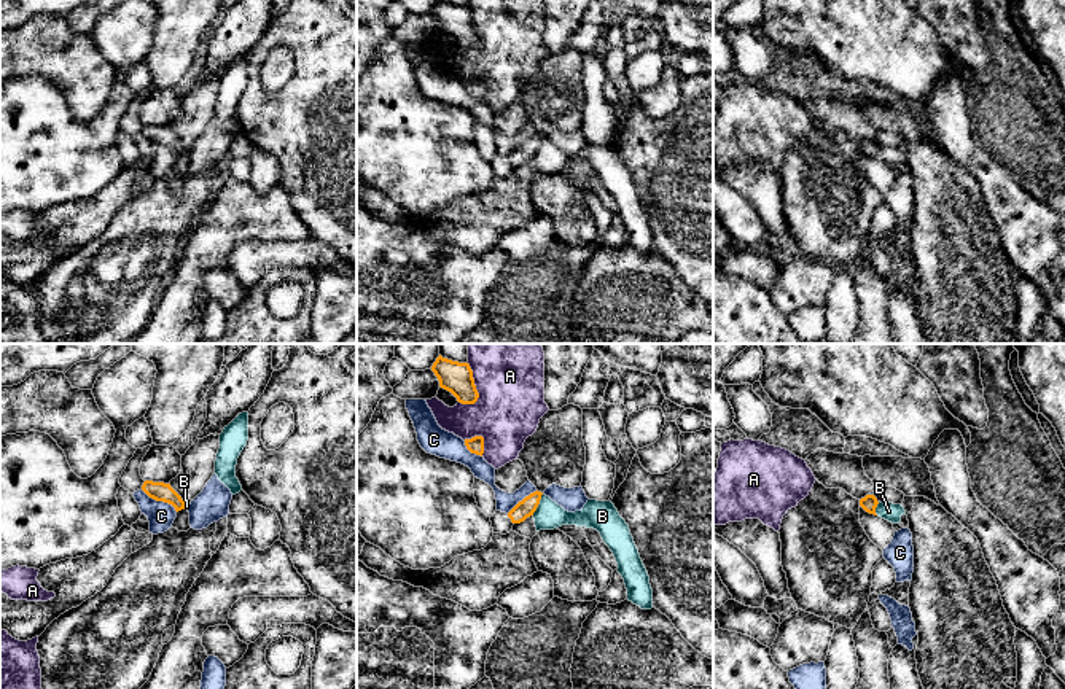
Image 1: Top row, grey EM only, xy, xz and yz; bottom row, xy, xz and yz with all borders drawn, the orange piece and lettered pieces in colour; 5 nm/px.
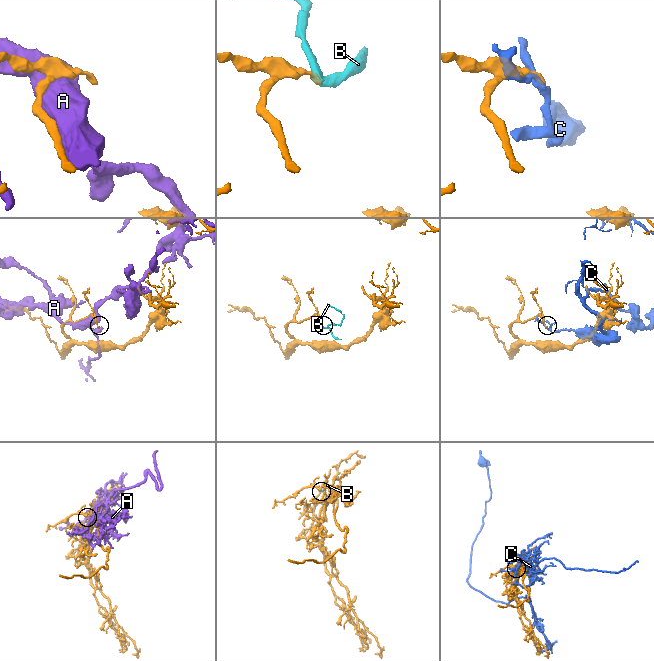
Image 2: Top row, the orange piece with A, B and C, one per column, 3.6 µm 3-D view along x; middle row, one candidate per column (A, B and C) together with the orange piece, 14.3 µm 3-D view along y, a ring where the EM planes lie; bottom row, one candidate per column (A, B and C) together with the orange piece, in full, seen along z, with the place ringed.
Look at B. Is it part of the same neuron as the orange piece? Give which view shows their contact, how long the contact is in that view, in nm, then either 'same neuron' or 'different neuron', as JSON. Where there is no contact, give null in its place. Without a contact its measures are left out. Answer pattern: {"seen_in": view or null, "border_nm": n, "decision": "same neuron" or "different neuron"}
{"seen_in": "xz", "border_nm": 120, "decision": "different neuron"}

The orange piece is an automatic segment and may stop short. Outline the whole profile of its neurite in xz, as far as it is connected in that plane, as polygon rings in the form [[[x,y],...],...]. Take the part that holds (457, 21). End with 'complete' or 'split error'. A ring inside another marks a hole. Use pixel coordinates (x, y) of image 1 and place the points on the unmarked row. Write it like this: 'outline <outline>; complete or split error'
outline [[[438,0],[431,14],[438,21],[439,30],[451,35],[458,46],[474,48],[478,45],[479,37],[468,6],[458,6]]]; complete

